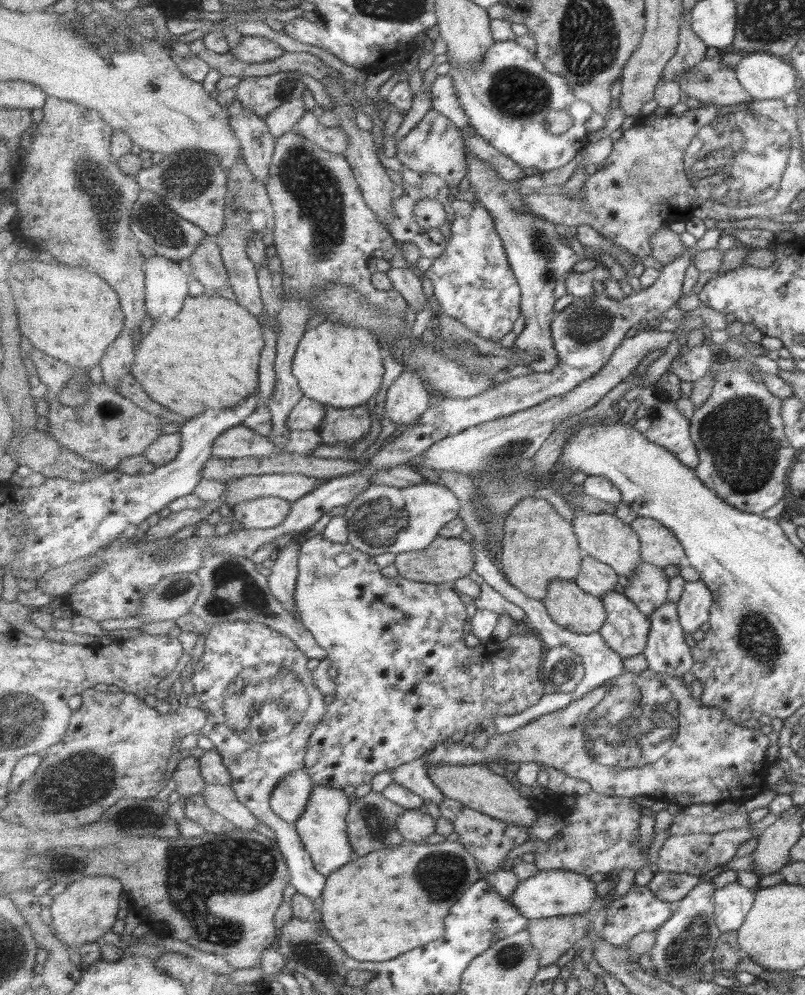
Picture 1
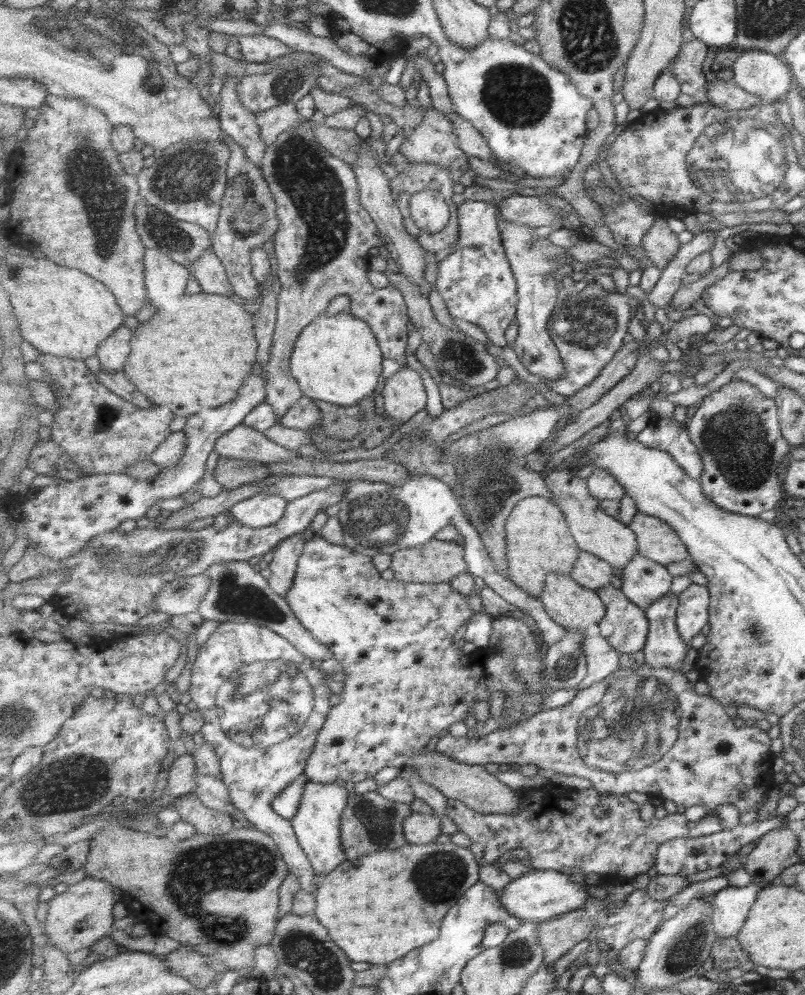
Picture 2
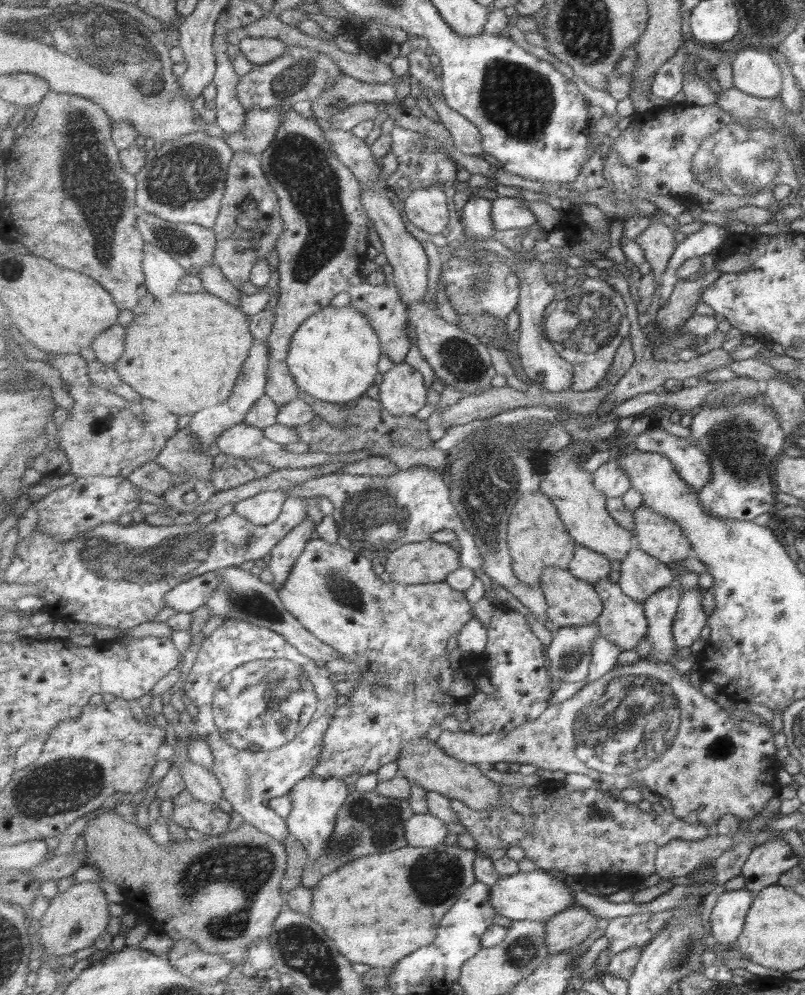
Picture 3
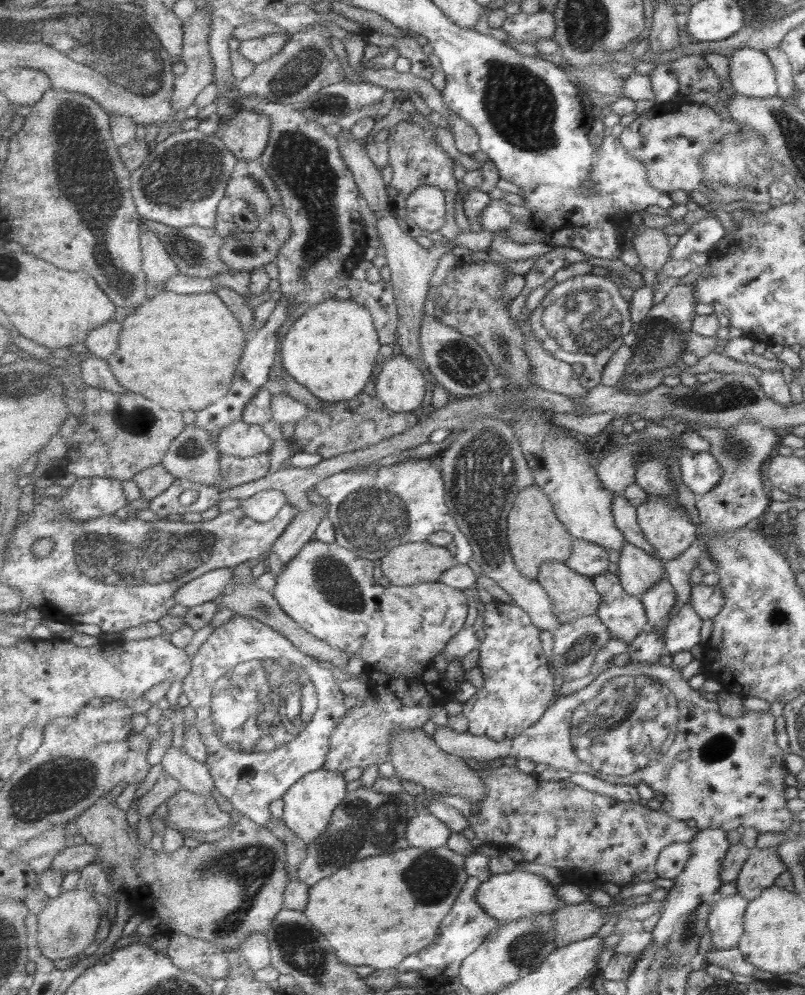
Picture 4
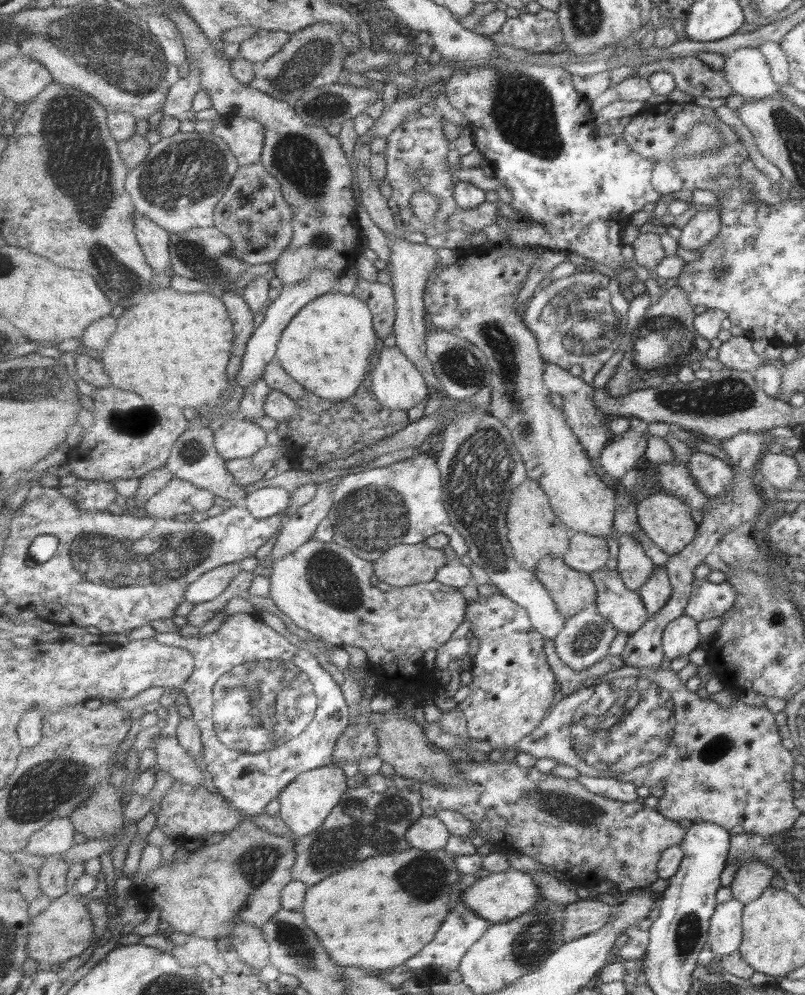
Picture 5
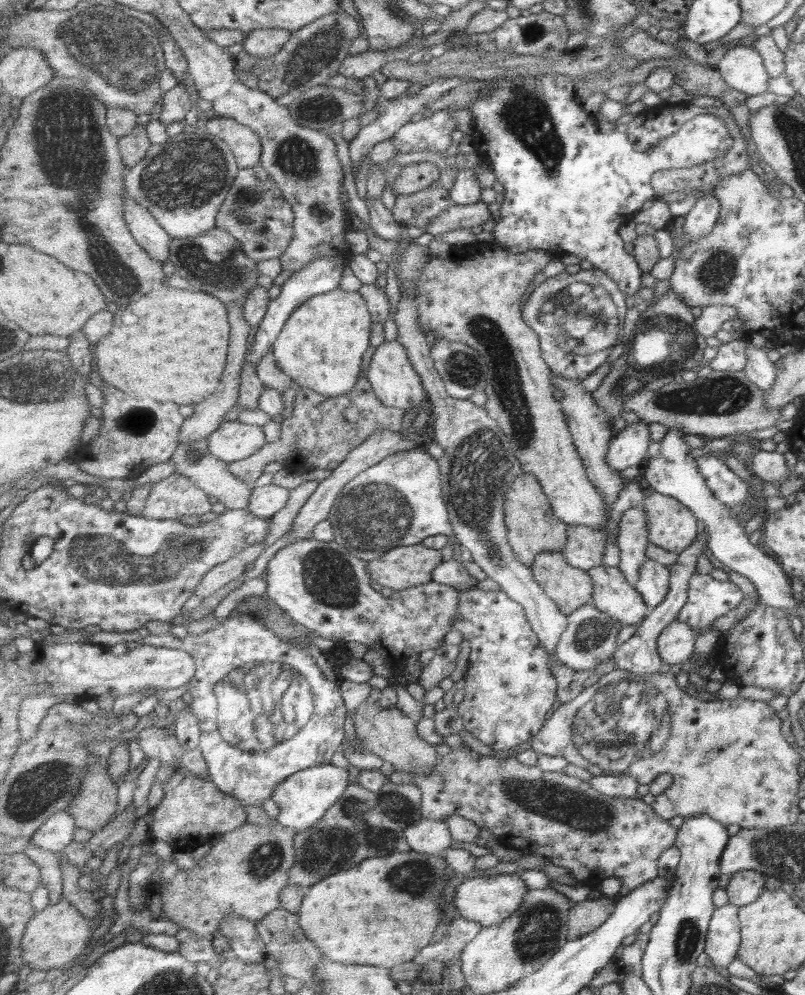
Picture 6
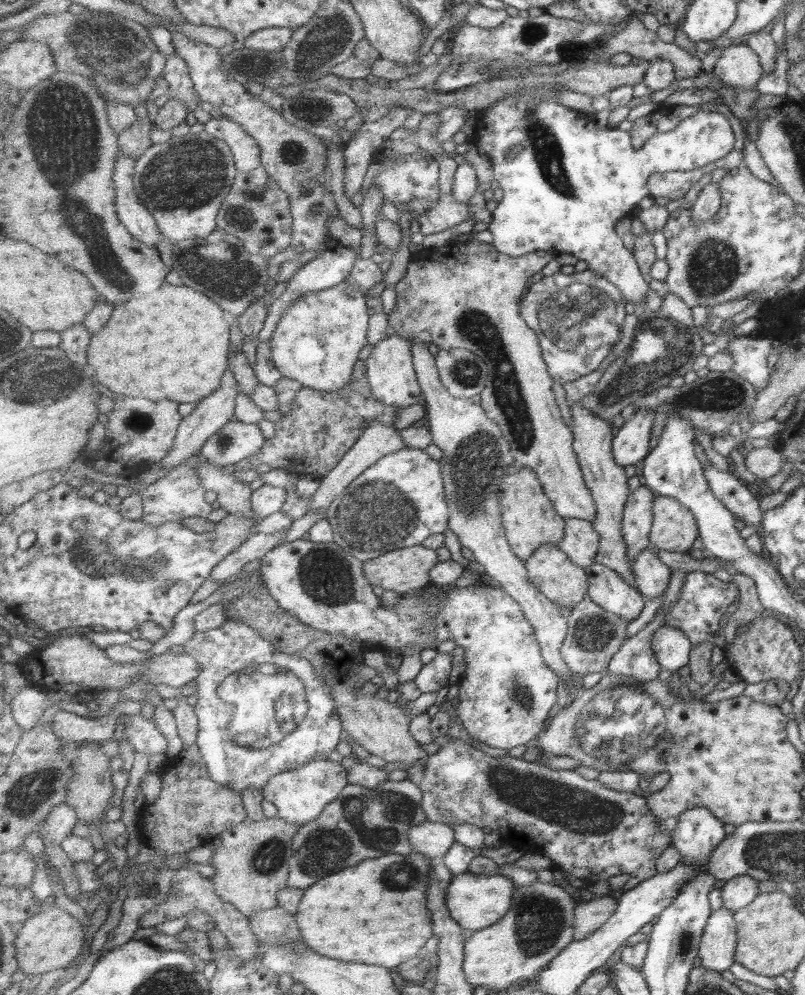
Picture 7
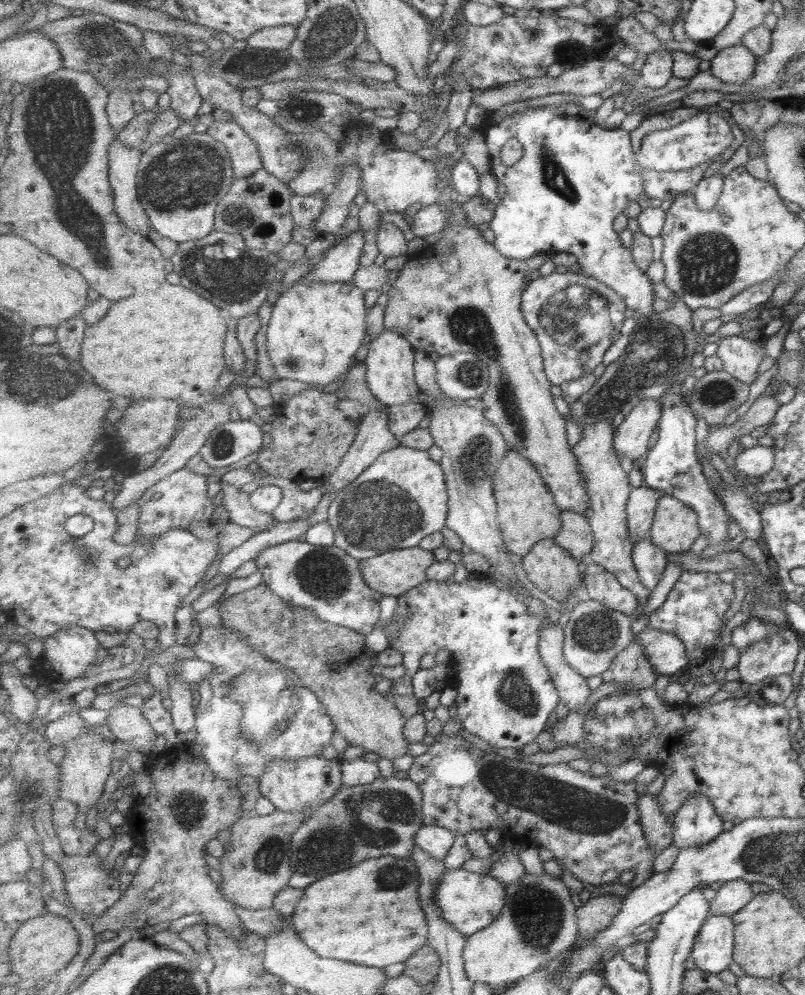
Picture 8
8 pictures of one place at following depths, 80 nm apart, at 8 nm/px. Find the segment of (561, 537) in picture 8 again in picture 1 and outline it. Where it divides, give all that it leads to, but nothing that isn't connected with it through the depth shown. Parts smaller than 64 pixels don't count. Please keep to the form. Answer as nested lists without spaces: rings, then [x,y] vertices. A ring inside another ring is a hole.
[[[588,554],[582,562],[581,572],[574,581],[589,594],[602,598],[604,594],[615,590],[619,576],[612,566]]]

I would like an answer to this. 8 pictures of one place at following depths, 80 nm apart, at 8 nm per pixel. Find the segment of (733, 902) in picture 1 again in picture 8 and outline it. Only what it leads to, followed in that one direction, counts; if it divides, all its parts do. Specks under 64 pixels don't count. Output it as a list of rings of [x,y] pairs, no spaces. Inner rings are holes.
[[[710,915],[700,930],[692,958],[696,968],[719,974],[735,962],[736,923],[731,916]]]

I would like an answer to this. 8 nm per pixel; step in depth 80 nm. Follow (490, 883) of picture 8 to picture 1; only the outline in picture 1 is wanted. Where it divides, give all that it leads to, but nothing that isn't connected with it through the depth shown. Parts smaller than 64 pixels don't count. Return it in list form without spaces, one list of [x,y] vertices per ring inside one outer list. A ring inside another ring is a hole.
[[[543,870],[537,876],[521,881],[510,901],[529,919],[587,914],[591,904],[599,898],[595,888],[595,882],[585,875],[563,870]]]

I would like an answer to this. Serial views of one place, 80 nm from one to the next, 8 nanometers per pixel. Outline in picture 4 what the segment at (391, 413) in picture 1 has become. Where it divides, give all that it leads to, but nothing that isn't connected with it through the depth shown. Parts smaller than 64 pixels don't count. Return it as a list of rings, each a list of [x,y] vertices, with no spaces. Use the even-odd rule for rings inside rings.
[[[394,352],[374,379],[376,397],[391,411],[413,413],[423,404],[427,394],[427,380],[413,362]]]

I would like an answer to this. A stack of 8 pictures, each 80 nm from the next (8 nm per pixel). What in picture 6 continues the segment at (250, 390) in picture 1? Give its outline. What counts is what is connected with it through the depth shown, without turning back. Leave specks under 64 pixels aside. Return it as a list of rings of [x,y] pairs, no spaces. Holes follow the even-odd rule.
[[[161,284],[153,294],[145,294],[129,306],[121,306],[115,314],[115,326],[109,336],[105,336],[95,346],[95,360],[103,380],[125,390],[143,394],[145,398],[158,402],[177,402],[179,405],[197,406],[212,397],[220,389],[227,366],[229,334],[232,326],[228,317],[228,306],[216,296],[194,290],[179,290],[167,284]]]

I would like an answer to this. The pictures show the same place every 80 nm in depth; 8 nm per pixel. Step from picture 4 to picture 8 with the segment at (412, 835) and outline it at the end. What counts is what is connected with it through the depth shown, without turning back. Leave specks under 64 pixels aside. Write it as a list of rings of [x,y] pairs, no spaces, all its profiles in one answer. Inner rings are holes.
[[[424,825],[416,835],[416,845],[423,852],[444,862],[455,845],[456,835],[447,828]]]

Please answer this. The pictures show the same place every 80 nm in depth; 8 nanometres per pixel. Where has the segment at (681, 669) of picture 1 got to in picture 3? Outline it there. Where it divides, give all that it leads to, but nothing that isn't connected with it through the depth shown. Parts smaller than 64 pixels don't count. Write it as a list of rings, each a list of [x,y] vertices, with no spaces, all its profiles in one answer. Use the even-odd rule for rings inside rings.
[[[671,585],[658,590],[644,602],[644,610],[649,621],[648,639],[653,647],[652,652],[650,652],[646,660],[667,663],[672,658],[676,659],[675,654],[679,652],[679,648],[674,643],[674,636],[672,632],[673,623],[677,616],[678,608],[680,602],[682,601],[682,596],[682,590],[677,588],[675,585]]]

